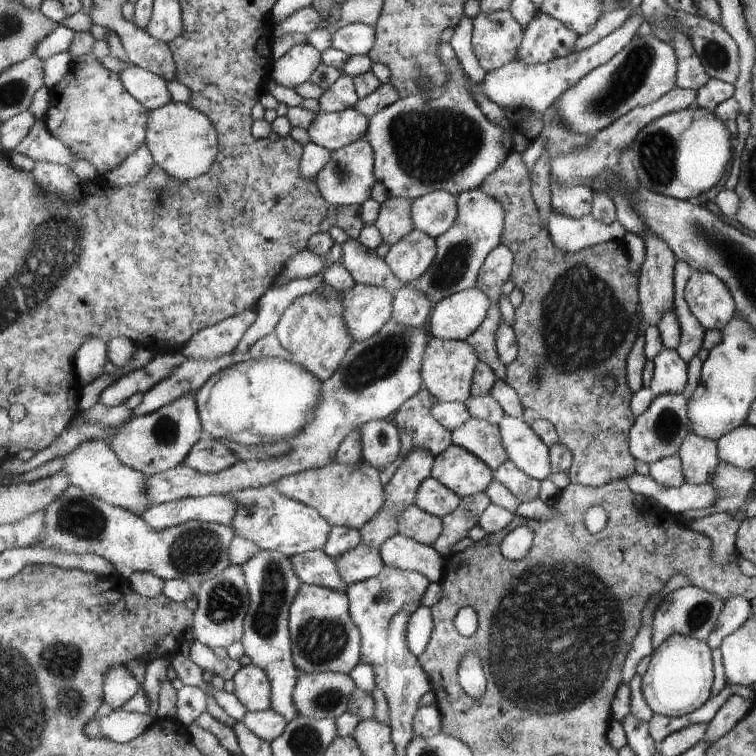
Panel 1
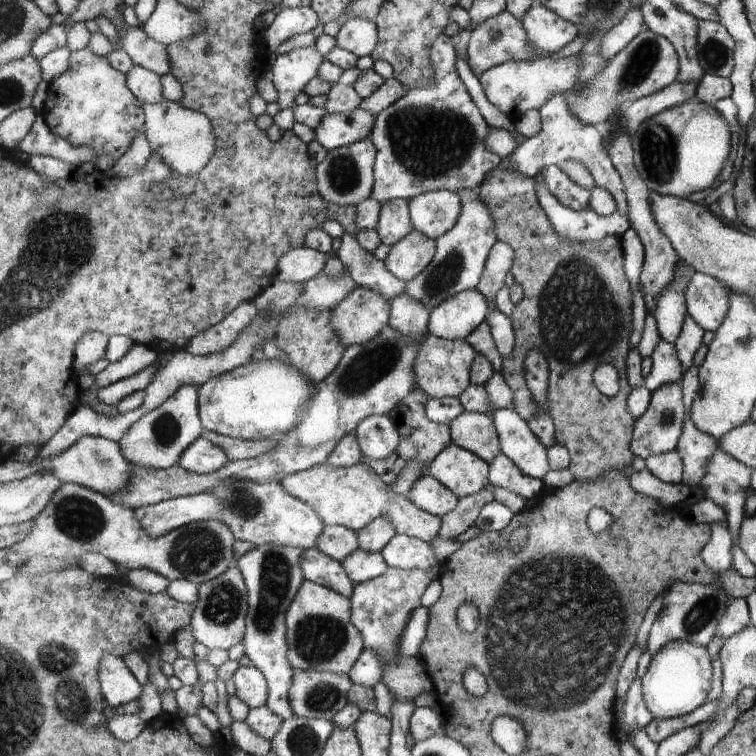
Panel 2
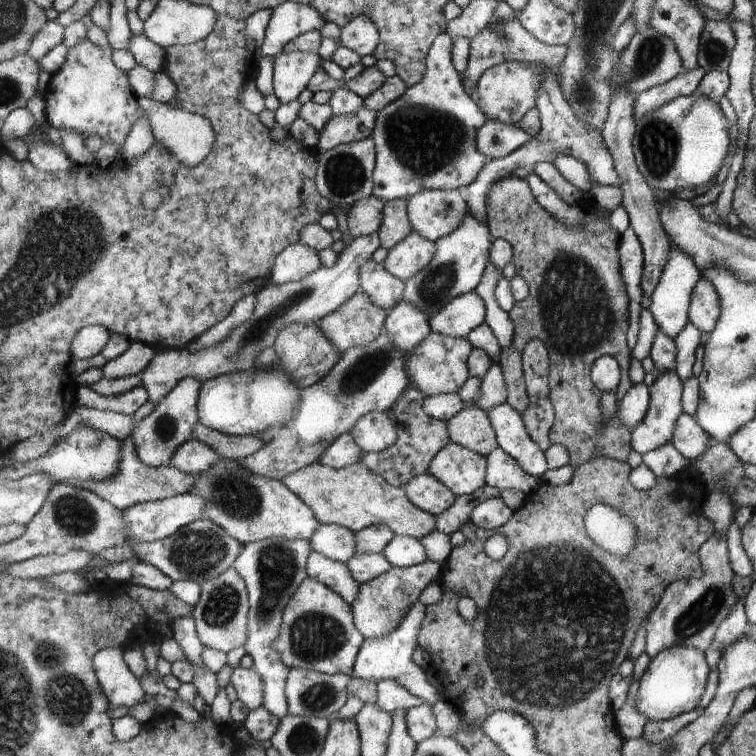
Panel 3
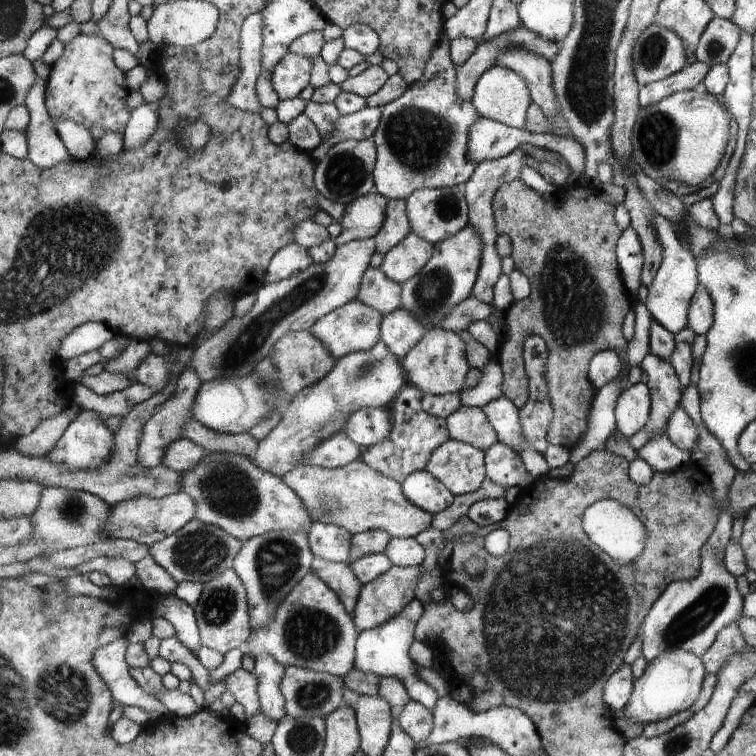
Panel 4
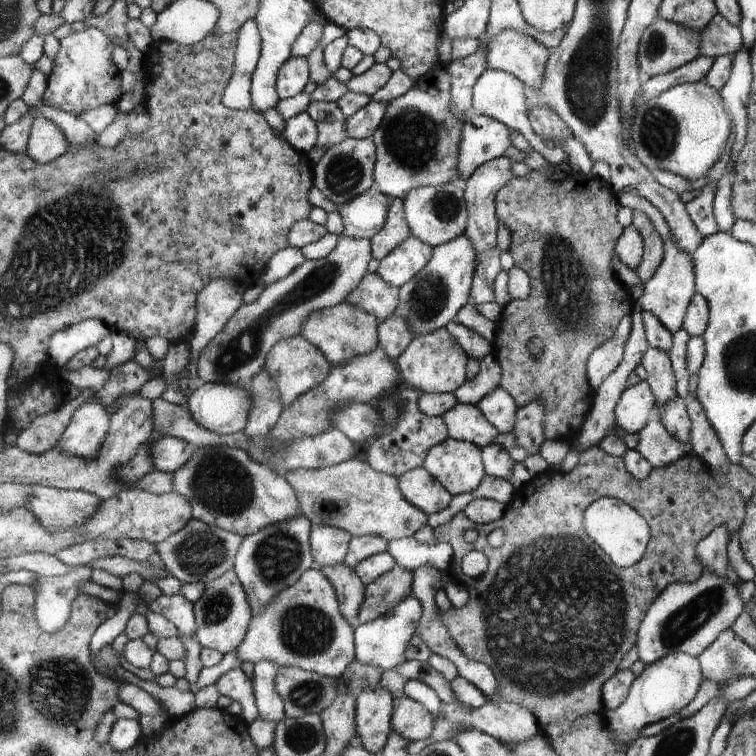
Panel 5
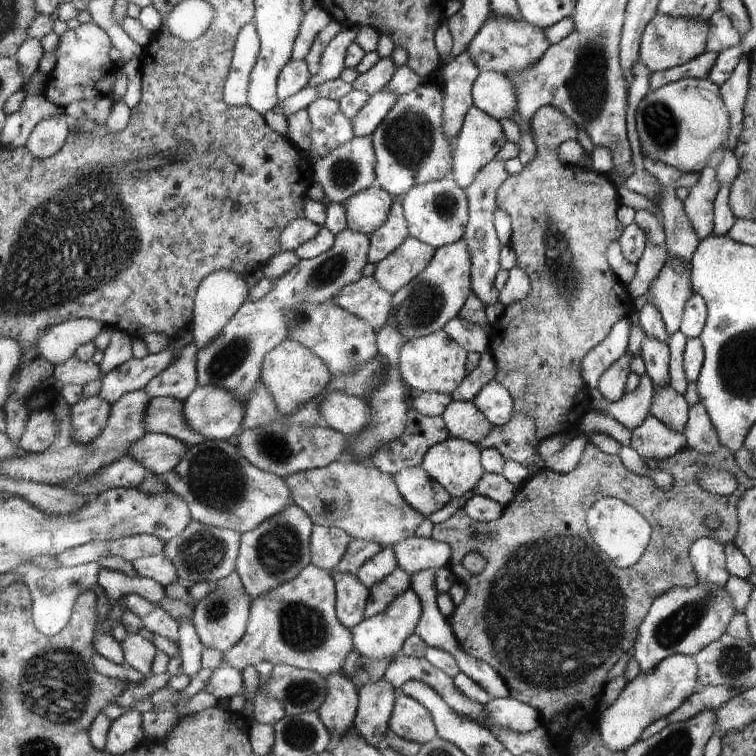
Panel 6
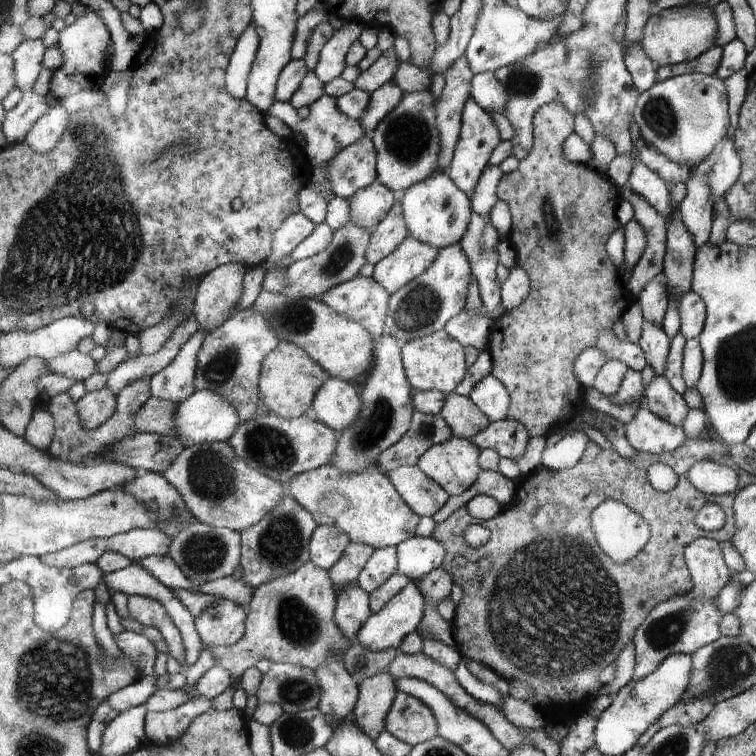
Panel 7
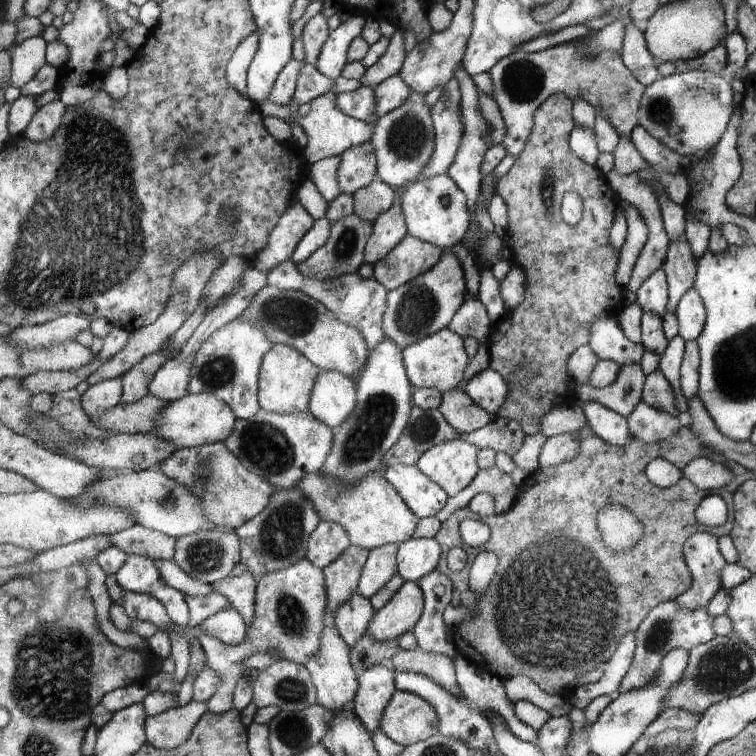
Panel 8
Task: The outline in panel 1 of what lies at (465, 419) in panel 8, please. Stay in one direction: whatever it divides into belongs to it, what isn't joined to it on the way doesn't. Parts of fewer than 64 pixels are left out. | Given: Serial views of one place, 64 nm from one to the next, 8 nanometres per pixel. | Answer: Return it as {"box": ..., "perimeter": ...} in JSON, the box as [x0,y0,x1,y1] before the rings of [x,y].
{"box":[452,417,510,470],"perimeter":[[[471,417],[463,426],[452,432],[454,443],[470,450],[487,463],[492,470],[499,470],[510,456],[503,444],[502,431],[499,425]]]}

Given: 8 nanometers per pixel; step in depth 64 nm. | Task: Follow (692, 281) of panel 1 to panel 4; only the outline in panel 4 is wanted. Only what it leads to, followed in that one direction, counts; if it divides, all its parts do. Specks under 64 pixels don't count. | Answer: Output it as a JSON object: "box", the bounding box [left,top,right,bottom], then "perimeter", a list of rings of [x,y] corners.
{"box":[685,287,713,335],"perimeter":[[[702,287],[695,290],[686,311],[685,327],[693,332],[693,335],[705,335],[713,324],[713,302],[707,291]]]}

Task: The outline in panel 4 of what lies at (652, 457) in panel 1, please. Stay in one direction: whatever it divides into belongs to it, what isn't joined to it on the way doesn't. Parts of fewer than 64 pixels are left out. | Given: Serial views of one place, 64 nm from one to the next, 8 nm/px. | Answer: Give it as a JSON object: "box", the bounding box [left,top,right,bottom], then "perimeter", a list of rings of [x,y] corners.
{"box":[628,354,681,452],"perimeter":[[[650,354],[642,367],[649,376],[647,382],[652,393],[652,410],[648,426],[638,434],[628,437],[629,446],[639,452],[647,444],[655,431],[666,433],[667,422],[672,413],[680,406],[681,384],[670,360]]]}

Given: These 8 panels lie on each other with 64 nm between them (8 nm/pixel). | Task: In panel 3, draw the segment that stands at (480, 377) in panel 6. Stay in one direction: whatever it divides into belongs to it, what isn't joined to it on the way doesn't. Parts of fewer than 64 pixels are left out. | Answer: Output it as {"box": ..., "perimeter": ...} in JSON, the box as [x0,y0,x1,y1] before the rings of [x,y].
{"box":[473,363,509,411],"perimeter":[[[493,363],[491,370],[485,374],[485,378],[482,380],[481,396],[473,404],[488,411],[507,403],[508,400],[509,392],[501,365]]]}

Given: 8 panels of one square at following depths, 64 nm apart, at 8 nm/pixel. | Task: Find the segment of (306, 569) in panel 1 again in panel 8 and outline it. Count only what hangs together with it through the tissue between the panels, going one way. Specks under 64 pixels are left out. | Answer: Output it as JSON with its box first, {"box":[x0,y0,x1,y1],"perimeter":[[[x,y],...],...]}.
{"box":[335,592,375,648],"perimeter":[[[355,592],[345,604],[339,607],[335,622],[339,634],[342,634],[350,648],[354,648],[355,644],[365,636],[375,613],[371,601],[361,596],[359,592]]]}

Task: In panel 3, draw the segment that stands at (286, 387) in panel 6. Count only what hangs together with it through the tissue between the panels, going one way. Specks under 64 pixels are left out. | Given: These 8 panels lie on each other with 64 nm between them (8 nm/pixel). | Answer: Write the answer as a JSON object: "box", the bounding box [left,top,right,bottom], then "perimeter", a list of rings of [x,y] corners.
{"box":[274,322,342,389],"perimeter":[[[299,322],[283,328],[278,340],[275,341],[274,348],[278,351],[279,358],[283,358],[283,370],[291,376],[292,380],[295,380],[295,386],[301,389],[313,386],[327,378],[342,360],[339,348],[327,338],[327,334],[323,334],[323,330],[319,330],[319,322],[311,322],[307,326]]]}

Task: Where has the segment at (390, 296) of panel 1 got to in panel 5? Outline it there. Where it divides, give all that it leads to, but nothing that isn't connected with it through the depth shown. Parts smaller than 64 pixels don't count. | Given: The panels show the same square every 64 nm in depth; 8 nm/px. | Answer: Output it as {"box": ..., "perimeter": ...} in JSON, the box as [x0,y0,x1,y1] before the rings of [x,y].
{"box":[301,303,380,368],"perimeter":[[[342,303],[312,313],[307,318],[301,334],[309,343],[313,343],[318,350],[321,350],[335,368],[343,365],[345,361],[351,361],[356,357],[369,355],[378,350],[380,348],[378,326],[379,322],[374,315],[368,314],[362,308],[357,309],[348,303]]]}

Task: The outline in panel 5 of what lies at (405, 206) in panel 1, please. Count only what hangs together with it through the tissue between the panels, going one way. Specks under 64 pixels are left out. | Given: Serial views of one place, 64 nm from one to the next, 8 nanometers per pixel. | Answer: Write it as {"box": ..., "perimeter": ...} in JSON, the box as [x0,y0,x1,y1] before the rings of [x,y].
{"box":[371,198,412,261],"perimeter":[[[393,198],[385,227],[371,240],[374,258],[383,261],[411,235],[412,231],[406,220],[404,200]]]}

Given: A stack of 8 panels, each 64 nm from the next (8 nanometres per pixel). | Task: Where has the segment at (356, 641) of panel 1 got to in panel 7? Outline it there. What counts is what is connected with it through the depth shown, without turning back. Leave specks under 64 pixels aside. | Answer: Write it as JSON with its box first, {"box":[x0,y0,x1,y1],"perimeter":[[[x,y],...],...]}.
{"box":[206,561,352,682],"perimeter":[[[309,561],[293,574],[281,576],[257,588],[245,620],[245,636],[241,641],[228,647],[206,646],[211,648],[217,665],[229,670],[237,682],[247,668],[265,659],[316,671],[321,666],[327,666],[335,654],[344,656],[352,645],[335,622],[337,604],[338,592],[331,582],[330,572]]]}

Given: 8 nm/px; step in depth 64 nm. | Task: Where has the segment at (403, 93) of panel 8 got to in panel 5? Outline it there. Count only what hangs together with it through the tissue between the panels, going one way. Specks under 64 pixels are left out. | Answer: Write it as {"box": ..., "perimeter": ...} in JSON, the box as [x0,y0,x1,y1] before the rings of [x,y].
{"box":[346,101,388,138],"perimeter":[[[372,101],[366,108],[349,117],[346,128],[350,138],[372,138],[386,116],[388,104],[384,101]]]}

